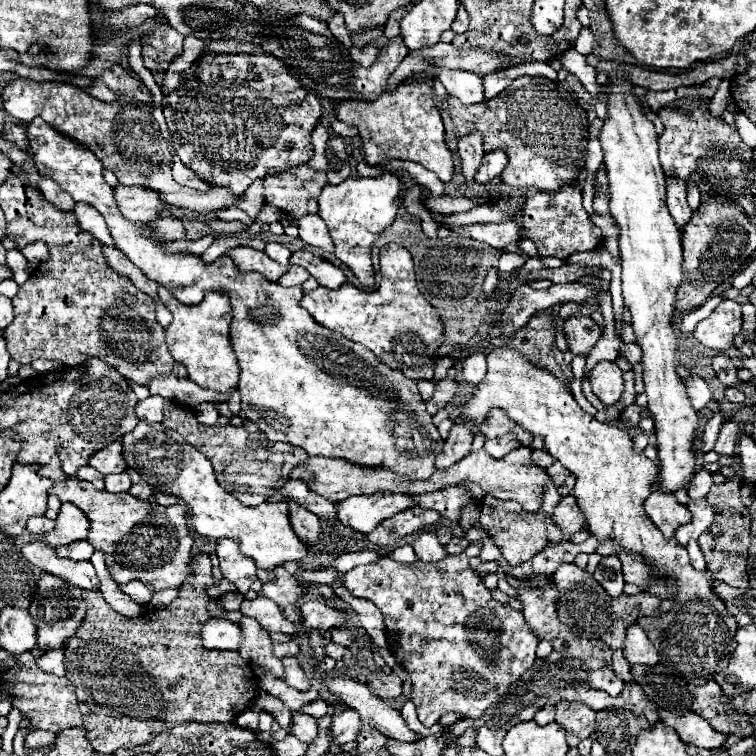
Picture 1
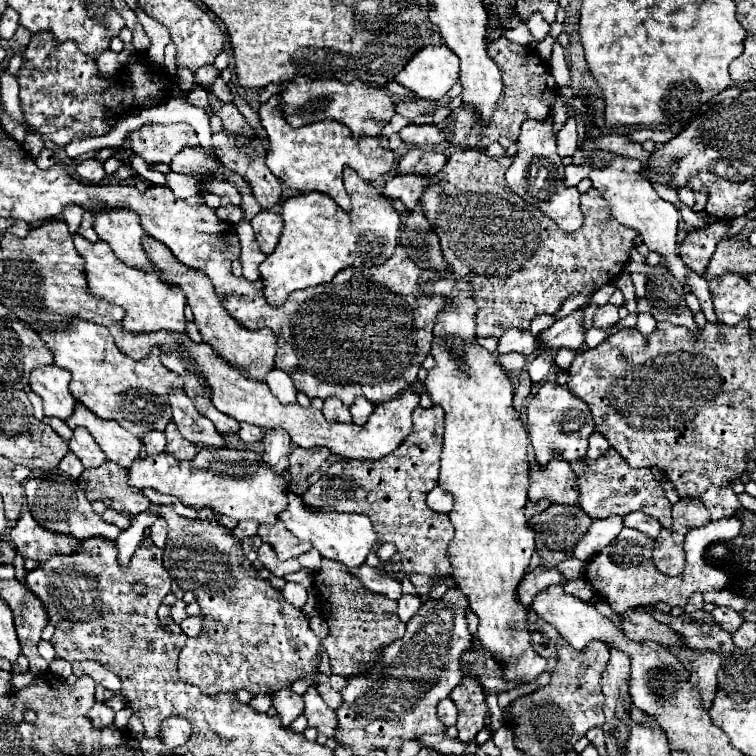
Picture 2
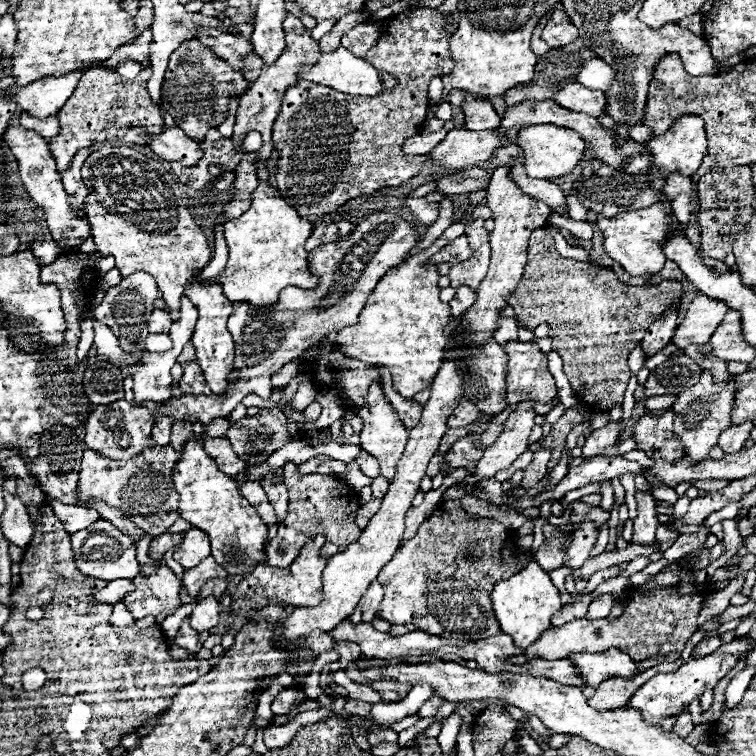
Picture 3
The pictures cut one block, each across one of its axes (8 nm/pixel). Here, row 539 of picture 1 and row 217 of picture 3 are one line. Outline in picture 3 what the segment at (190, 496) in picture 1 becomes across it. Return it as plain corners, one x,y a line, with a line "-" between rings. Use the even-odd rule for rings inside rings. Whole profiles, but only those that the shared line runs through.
260,180
258,190
252,192
250,208
240,218
224,222
222,228
228,244
228,262
224,272
218,274
212,284
220,284
230,302
272,306
284,286
302,286
306,290
318,286
318,278
308,270
308,252
304,250
304,242
314,226
296,216
296,210
288,206
268,182

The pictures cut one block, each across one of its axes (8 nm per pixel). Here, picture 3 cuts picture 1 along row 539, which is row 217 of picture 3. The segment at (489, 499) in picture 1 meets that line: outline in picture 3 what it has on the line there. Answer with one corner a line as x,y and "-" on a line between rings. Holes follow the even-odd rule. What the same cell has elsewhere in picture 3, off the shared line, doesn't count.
500,166
494,168
494,174
490,176
490,184
486,188
486,206
492,210
492,220
494,220
494,230
490,232
490,248
492,248
492,262
488,268
486,278
480,282
476,288
476,302
470,306
464,314
464,324
470,326
476,336
468,340
466,346
480,346
484,338
492,338
496,330
496,318
500,316
498,308
506,306
508,294
516,288
516,282
522,278
522,270
526,266
526,252
528,252
528,238
532,230
542,228
546,224
546,218
552,214
544,202
536,202
534,198
528,198
516,182
508,178
510,166

